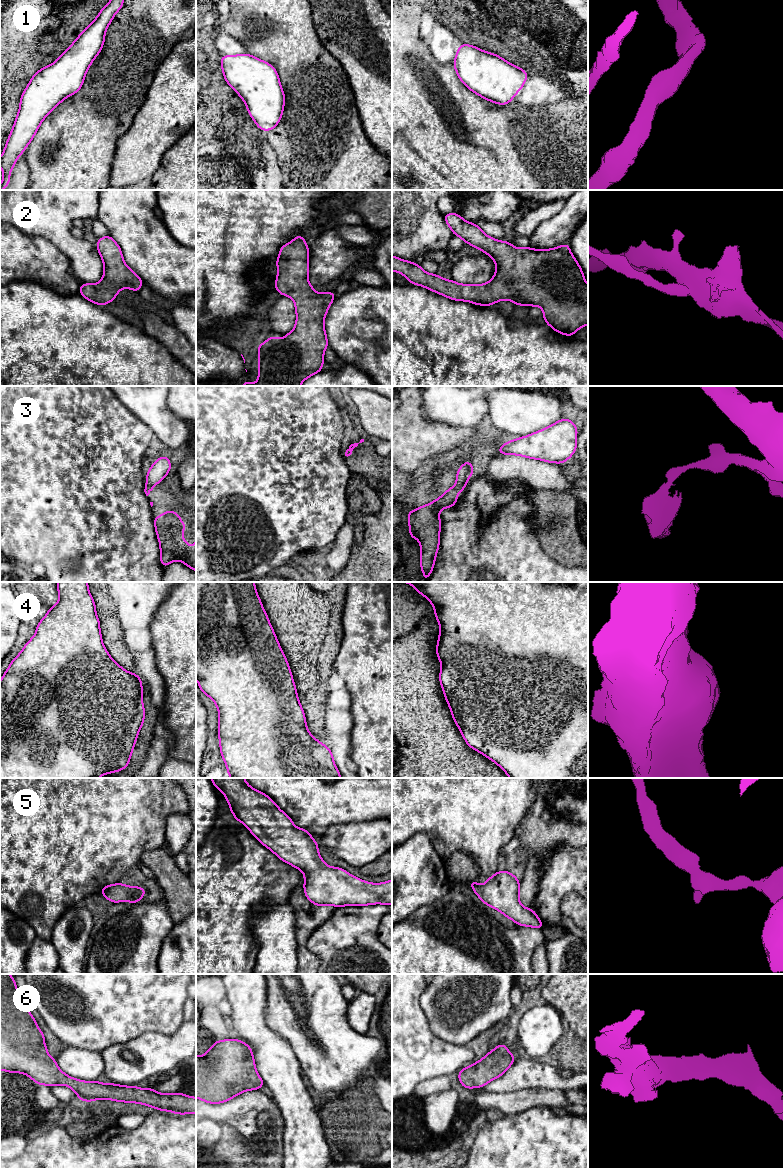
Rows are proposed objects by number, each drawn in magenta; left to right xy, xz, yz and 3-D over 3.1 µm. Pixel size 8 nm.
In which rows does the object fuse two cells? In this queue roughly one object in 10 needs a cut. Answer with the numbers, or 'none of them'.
3

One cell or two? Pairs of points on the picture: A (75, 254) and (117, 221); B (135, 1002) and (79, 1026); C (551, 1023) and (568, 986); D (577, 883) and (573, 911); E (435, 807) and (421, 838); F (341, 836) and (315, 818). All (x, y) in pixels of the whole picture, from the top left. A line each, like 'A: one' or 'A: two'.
A: two
B: one
C: two
D: two
E: two
F: two

